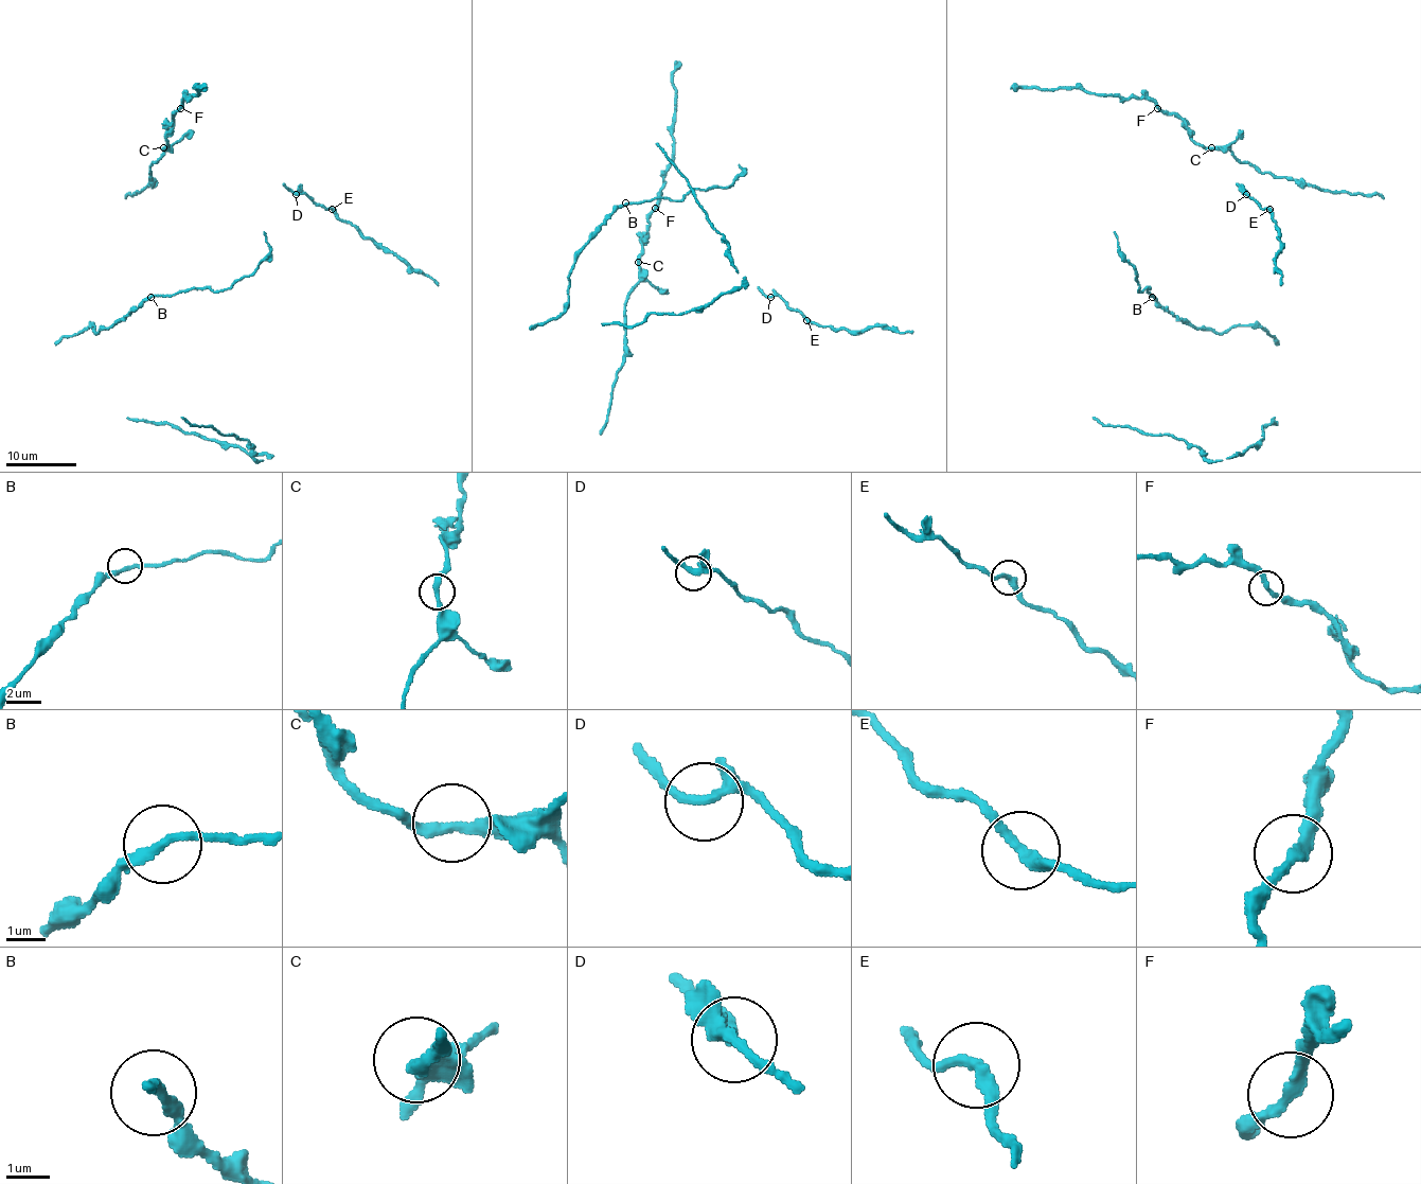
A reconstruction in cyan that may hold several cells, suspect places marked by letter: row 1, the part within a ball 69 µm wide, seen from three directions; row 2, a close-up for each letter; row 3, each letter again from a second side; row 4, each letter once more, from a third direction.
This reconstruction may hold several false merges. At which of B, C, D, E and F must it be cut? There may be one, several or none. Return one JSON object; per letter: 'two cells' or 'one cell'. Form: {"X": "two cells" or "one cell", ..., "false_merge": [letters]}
{"B": "one cell", "C": "one cell", "D": "one cell", "E": "one cell", "F": "one cell", "false_merge": []}

